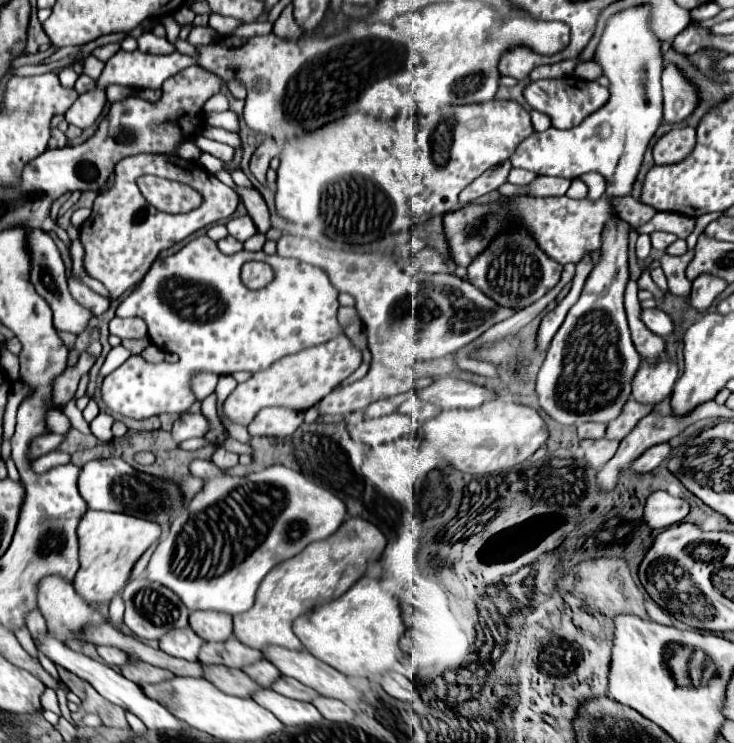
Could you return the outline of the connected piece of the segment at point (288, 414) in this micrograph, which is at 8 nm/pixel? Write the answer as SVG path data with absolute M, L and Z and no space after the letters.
M264 408L250 422L248 432L252 436L288 436L304 422L304 410L294 408Z

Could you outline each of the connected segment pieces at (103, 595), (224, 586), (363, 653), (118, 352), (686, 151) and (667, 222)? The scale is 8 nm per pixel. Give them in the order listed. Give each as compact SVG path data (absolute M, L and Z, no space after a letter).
M88 510L78 524L80 542L80 570L74 578L74 590L88 604L110 604L116 594L126 586L130 572L138 558L162 538L162 528L142 518L118 512Z
M196 458L190 462L190 472L202 476L206 486L192 498L186 512L172 522L170 534L158 544L148 562L148 580L174 590L188 610L216 610L232 616L250 610L258 584L274 566L298 556L308 544L332 536L346 516L346 504L332 490L280 464L232 478L222 474L212 460Z
M362 576L340 598L314 608L294 622L294 634L318 660L330 664L346 676L372 676L400 670L400 636L406 632L398 598L384 590L380 580Z
M116 346L116 348L112 348L112 350L110 350L110 354L106 356L104 366L100 368L98 382L100 382L102 378L106 378L110 372L114 372L114 370L116 370L120 364L124 364L124 362L128 360L128 356L130 356L130 352L128 352L124 346Z
M686 126L686 128L674 128L668 134L664 134L656 146L654 146L654 162L664 166L664 164L676 164L682 162L692 154L696 146L696 130Z
M657 212L648 224L636 230L646 232L646 234L654 230L664 230L664 232L674 232L678 238L688 238L688 234L694 230L695 221L695 218L678 214L678 212Z

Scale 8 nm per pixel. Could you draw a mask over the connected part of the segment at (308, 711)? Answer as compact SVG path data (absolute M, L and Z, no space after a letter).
M264 688L262 692L256 692L252 696L260 706L270 710L278 720L282 720L286 726L302 726L302 724L318 724L324 716L314 708L314 704L300 702L286 698L270 688Z

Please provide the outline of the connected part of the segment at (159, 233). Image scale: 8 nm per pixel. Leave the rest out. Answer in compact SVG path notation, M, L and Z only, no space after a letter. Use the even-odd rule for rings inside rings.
M136 154L122 158L116 164L114 172L116 172L114 186L96 196L90 218L80 226L80 240L86 250L84 256L86 272L106 286L106 290L110 292L110 300L120 298L130 286L136 286L162 250L174 246L176 242L182 242L186 236L194 234L196 230L208 224L230 218L240 202L238 194L230 186L222 184L214 174L206 172L202 164L194 160L184 160L180 156ZM144 174L154 174L160 178L188 184L204 200L196 210L190 210L186 214L160 212L146 202L146 198L136 186L136 178Z

